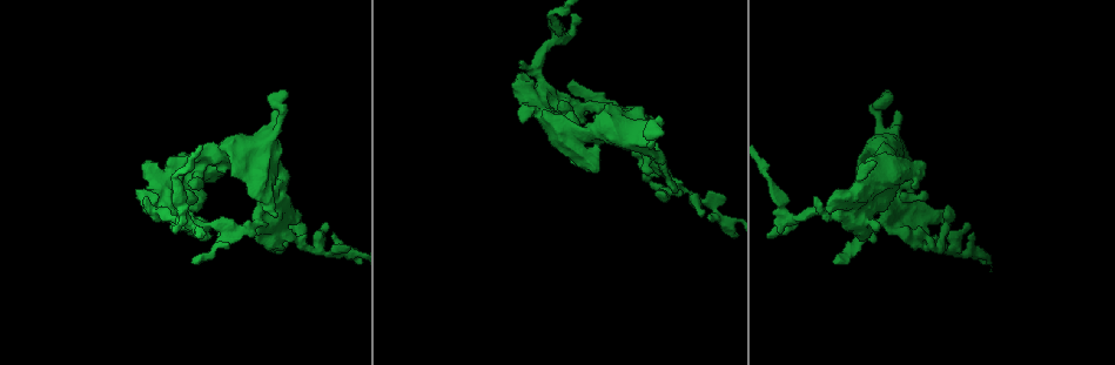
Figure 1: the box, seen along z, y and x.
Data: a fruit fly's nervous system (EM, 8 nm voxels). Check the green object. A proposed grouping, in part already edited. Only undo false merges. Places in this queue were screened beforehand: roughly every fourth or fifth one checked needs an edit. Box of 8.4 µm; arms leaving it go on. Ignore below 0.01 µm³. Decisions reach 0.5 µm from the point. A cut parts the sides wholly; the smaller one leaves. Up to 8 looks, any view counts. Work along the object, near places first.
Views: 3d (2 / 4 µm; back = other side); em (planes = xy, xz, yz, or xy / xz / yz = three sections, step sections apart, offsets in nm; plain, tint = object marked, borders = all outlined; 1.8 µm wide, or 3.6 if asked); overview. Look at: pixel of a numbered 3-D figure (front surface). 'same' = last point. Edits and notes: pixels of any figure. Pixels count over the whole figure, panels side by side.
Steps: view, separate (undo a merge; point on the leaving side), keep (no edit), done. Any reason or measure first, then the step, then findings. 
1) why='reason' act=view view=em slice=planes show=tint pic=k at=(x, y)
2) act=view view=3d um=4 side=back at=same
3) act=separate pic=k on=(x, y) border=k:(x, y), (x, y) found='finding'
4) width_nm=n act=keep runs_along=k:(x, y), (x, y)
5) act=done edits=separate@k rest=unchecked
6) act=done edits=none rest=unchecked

act=view view=em slice=xy step=4 show=tint pic=1 at=(868, 186)

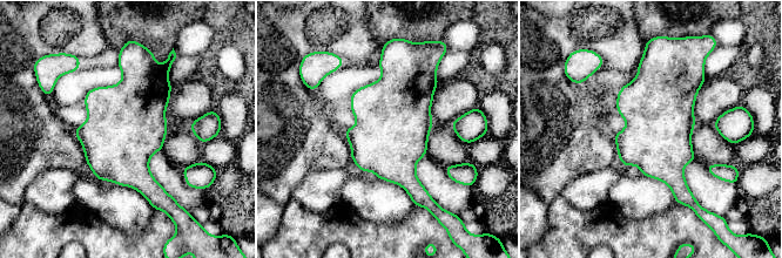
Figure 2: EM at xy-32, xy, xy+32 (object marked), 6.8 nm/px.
act=view view=em slice=planes show=tint at=same

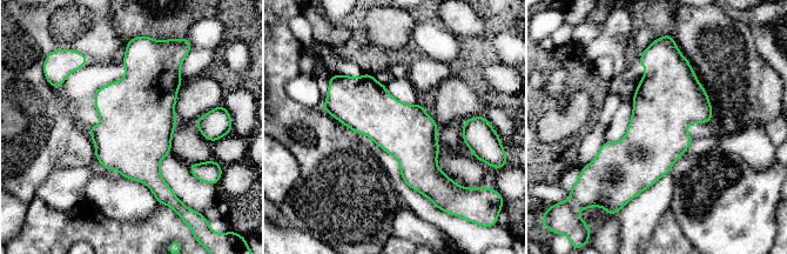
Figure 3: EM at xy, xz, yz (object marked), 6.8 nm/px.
width_nm=380 act=keep found='all the same neuron'

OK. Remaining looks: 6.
why='thin neck' act=view view=3d um=4 pic=1 at=(880, 121)

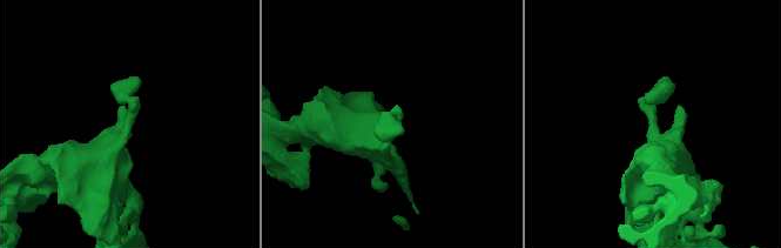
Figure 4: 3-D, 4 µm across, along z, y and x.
why='now the EM' act=view view=em slice=planes show=borders pic=4 at=(651, 121)

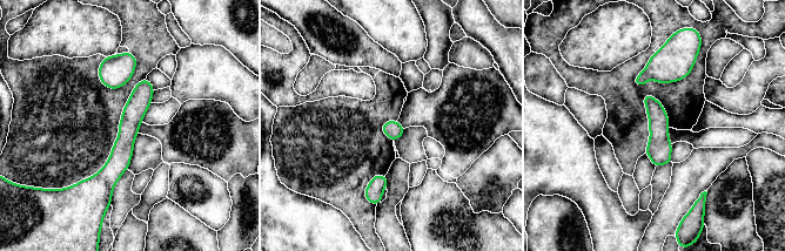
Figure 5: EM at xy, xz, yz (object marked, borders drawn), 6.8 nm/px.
act=keep found='one neuron here'

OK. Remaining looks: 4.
why='arms part here' act=view view=3d um=2 pic=1 at=(273, 239)

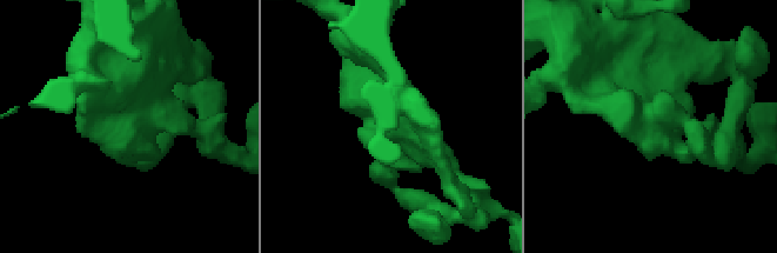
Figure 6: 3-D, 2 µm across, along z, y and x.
arms=3 arm_widths_nm=180,180,180 why='now the EM' act=view view=em slice=planes show=plain pic=6 at=(395, 138)

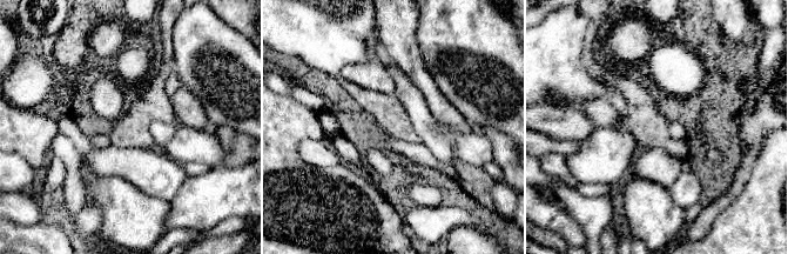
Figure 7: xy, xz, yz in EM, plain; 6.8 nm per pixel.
act=view view=em slice=planes show=tint at=same

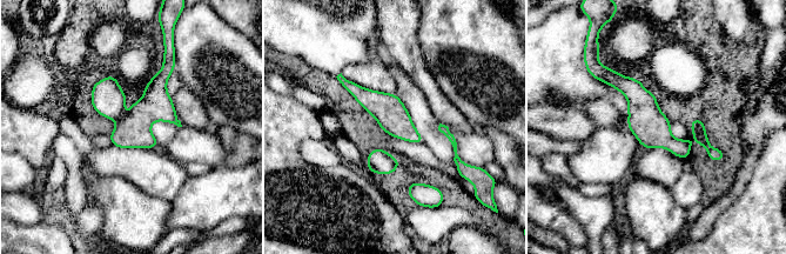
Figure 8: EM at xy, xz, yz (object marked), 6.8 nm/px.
width_nm=220 act=keep found='continuous, no second neuron'

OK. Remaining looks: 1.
act=done edits=none rest=unchecked

